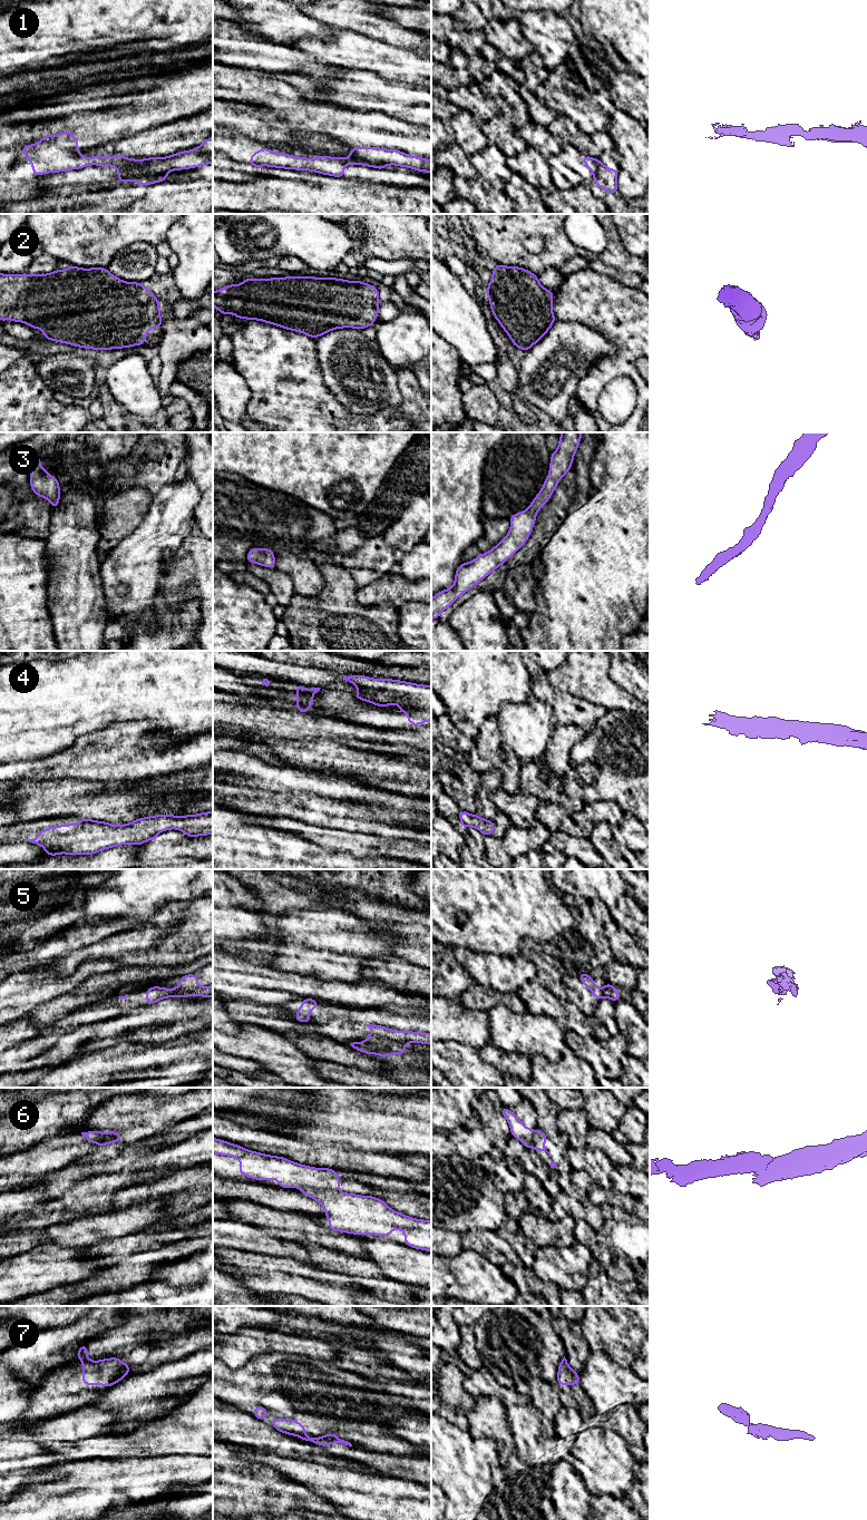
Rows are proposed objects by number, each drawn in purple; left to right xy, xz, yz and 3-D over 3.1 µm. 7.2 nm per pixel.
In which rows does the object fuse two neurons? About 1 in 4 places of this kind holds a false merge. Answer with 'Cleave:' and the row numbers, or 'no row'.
Cleave: 1, 5, 6, 7

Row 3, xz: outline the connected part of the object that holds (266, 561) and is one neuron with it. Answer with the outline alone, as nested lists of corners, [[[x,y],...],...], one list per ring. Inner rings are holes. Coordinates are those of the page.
[[[253,547],[247,554],[245,561],[265,566],[267,568],[275,568],[275,553],[270,548]]]

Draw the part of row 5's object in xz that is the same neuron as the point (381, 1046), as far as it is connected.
[[[373,1035],[368,1036],[363,1042],[353,1042],[350,1044],[353,1049],[362,1053],[377,1054],[382,1058],[387,1058],[392,1054],[403,1054],[408,1051],[401,1042]]]

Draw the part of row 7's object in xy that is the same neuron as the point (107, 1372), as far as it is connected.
[[[118,1357],[82,1361],[82,1384],[109,1387],[129,1374],[129,1366]]]

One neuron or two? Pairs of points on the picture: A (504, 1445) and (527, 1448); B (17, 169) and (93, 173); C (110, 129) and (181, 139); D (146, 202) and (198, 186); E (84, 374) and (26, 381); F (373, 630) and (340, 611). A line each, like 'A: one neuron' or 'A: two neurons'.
A: two neurons
B: one neuron
C: two neurons
D: one neuron
E: two neurons
F: one neuron

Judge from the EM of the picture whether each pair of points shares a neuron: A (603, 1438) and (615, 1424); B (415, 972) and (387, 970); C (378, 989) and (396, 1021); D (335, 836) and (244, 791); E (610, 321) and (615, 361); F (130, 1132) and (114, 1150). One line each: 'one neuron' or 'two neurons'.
A: two neurons
B: one neuron
C: two neurons
D: two neurons
E: one neuron
F: two neurons

